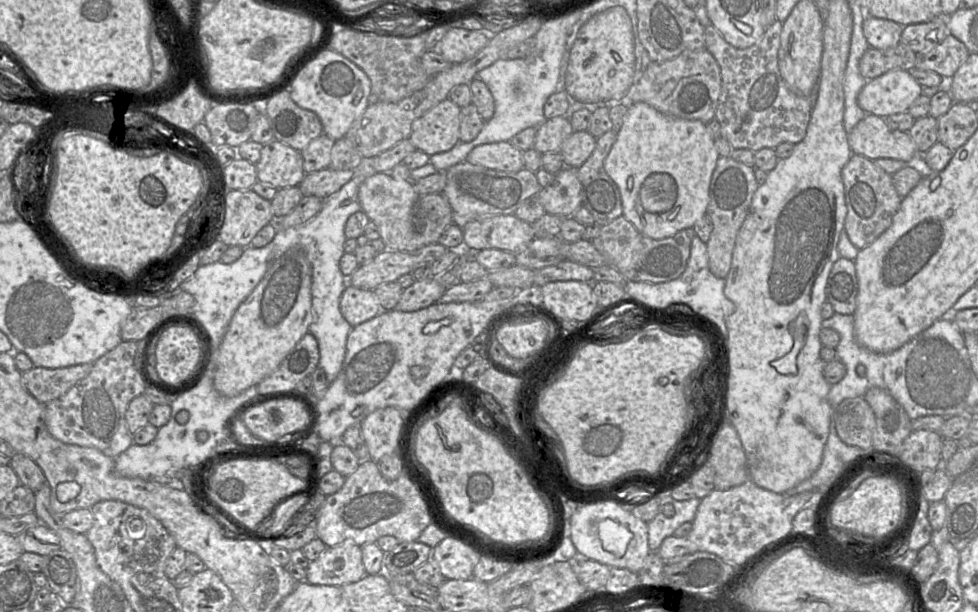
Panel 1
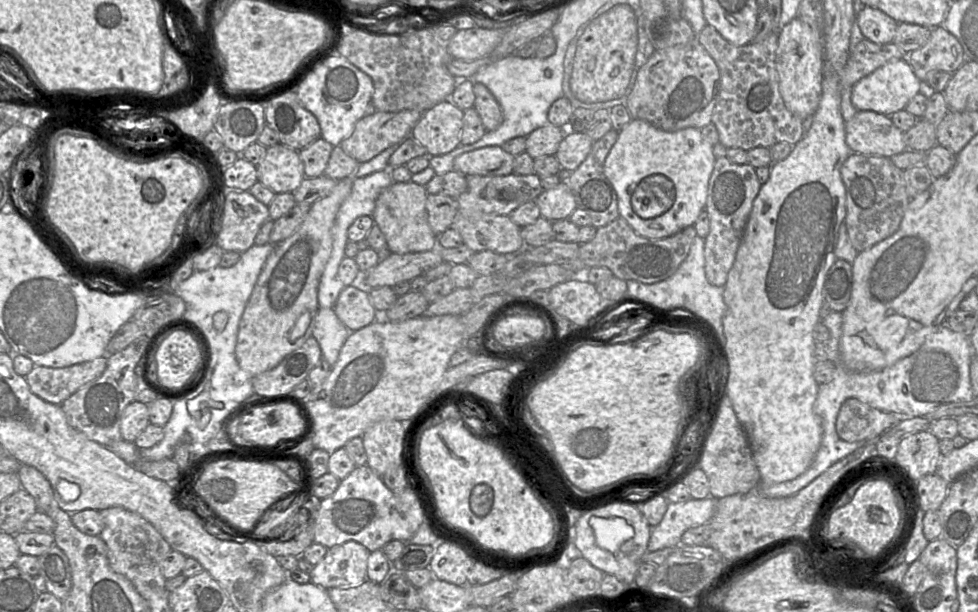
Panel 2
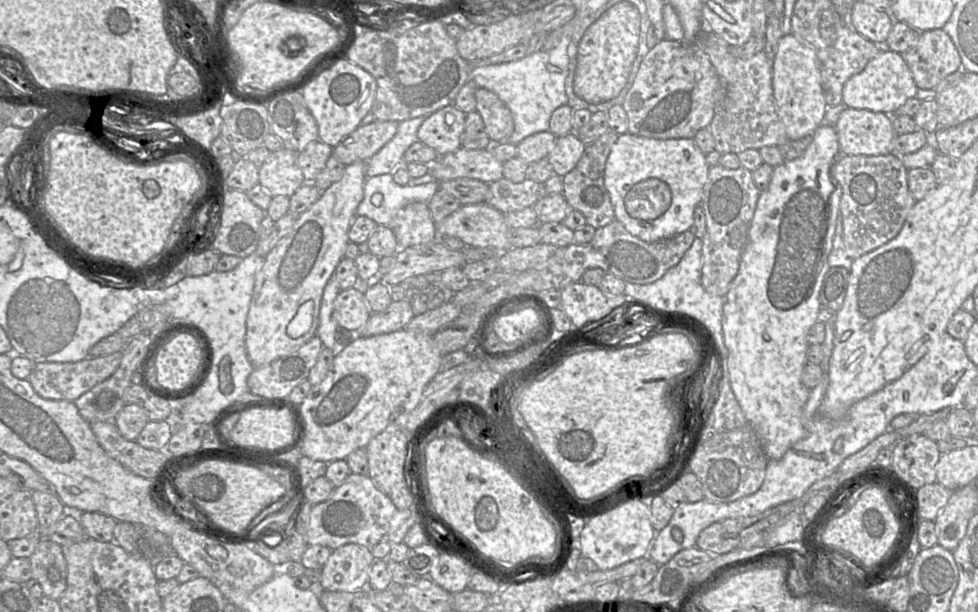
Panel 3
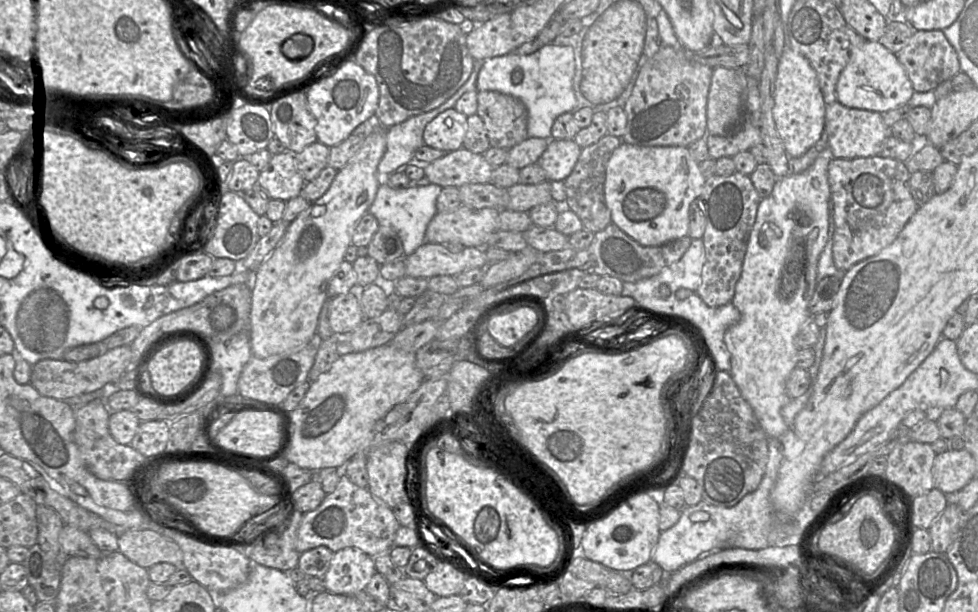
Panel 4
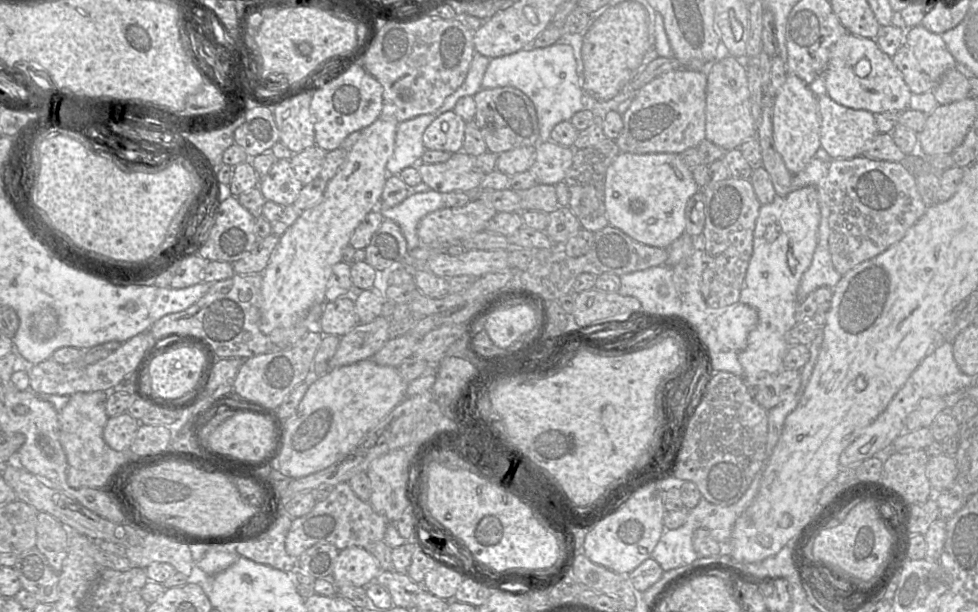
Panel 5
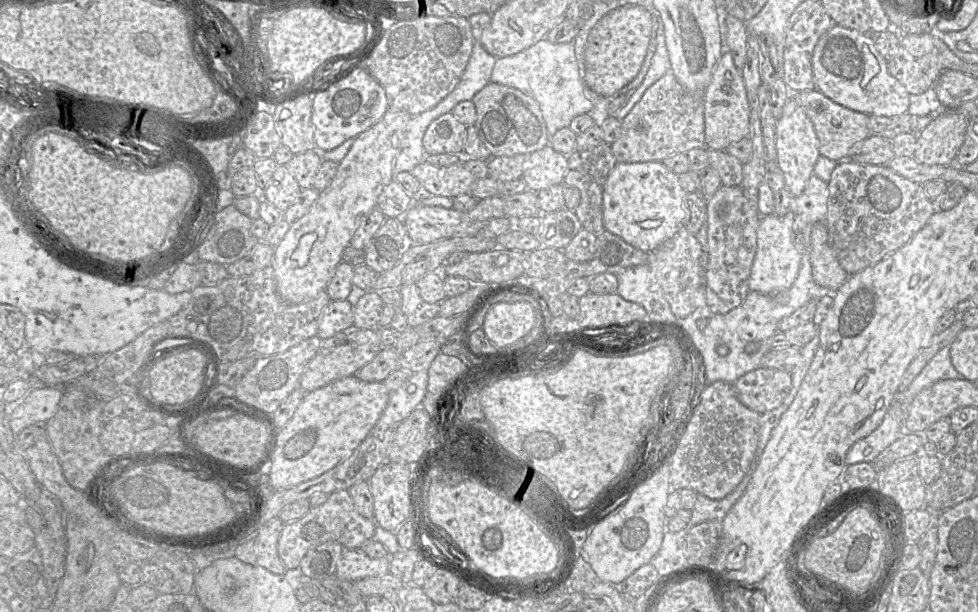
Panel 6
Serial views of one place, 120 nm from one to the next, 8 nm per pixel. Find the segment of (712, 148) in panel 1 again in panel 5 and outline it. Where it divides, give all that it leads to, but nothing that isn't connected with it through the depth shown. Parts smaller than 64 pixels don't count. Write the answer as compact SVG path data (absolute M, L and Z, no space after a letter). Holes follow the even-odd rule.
M620 151L606 173L605 209L608 222L641 244L666 249L685 233L686 204L698 190L700 187L696 184L691 169L684 164L679 154L633 154Z

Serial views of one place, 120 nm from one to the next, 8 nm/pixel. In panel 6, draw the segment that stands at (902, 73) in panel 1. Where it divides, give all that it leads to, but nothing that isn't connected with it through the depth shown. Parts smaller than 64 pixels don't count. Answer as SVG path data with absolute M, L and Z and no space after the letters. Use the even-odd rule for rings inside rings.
M834 24L818 40L812 55L813 79L816 89L833 102L867 115L895 117L908 112L910 94L887 69L887 61L877 51L872 34L860 32Z

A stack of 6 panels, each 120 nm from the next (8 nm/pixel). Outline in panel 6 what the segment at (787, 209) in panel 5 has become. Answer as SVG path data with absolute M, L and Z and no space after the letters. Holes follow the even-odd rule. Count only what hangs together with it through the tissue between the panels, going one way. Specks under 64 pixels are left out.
M791 211L784 216L772 213L761 217L757 229L756 254L748 281L750 291L770 294L787 291L793 285L801 263L801 255L793 243L793 220Z

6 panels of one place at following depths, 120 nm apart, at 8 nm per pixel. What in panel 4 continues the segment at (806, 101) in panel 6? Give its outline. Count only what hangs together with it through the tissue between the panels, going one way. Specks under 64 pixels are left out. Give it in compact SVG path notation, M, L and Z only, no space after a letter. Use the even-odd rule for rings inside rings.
M837 101L826 105L824 124L821 138L826 140L827 147L835 159L877 156L882 150L885 139L891 136L889 127L884 124L880 113L848 108Z

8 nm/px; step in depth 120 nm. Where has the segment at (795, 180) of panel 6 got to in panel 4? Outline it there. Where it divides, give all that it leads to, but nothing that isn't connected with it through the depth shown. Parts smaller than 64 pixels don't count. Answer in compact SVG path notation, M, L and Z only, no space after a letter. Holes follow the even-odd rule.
M785 47L778 60L772 113L789 157L802 156L820 140L824 132L825 111L826 104L816 72L803 55L791 47Z

